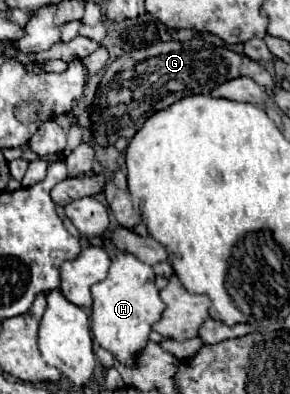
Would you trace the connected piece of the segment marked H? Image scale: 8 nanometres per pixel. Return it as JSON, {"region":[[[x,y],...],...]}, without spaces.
{"region":[[[119,253],[111,259],[109,275],[105,281],[91,287],[93,307],[91,307],[91,331],[95,341],[113,353],[123,365],[133,365],[135,355],[149,341],[151,325],[165,311],[165,303],[155,287],[155,271],[151,265],[141,263],[131,253]]]}

